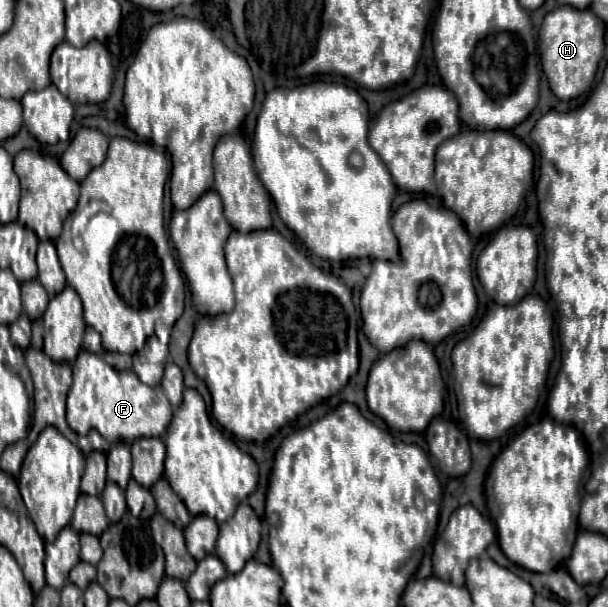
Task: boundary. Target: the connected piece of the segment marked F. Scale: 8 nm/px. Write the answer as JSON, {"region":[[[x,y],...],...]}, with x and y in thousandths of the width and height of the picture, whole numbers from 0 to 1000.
{"region":[[[133,577],[127,593],[120,596],[120,636],[110,649],[110,699],[130,715],[130,718],[140,718],[150,705],[156,705],[173,725],[179,728],[202,728],[202,731],[215,731],[219,725],[225,722],[235,722],[235,718],[268,718],[271,708],[275,708],[275,699],[281,695],[281,685],[285,685],[285,672],[268,646],[265,636],[242,636],[235,633],[222,613],[196,613],[189,606],[183,606],[166,586],[153,583],[153,580],[143,580],[143,577]]]}

